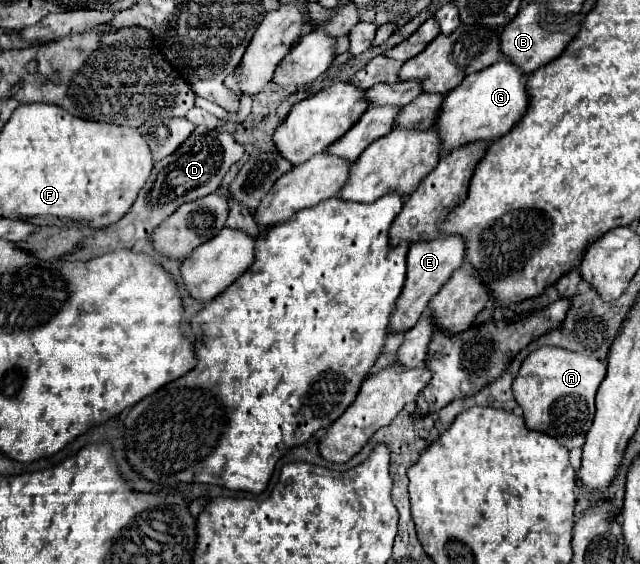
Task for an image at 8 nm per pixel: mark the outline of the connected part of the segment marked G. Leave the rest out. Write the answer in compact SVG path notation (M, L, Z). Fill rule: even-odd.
M500 60L482 72L466 76L458 88L444 96L438 120L434 124L442 142L442 154L450 154L454 148L462 148L462 144L472 144L478 140L492 142L504 136L524 116L526 104L526 76L510 60Z

